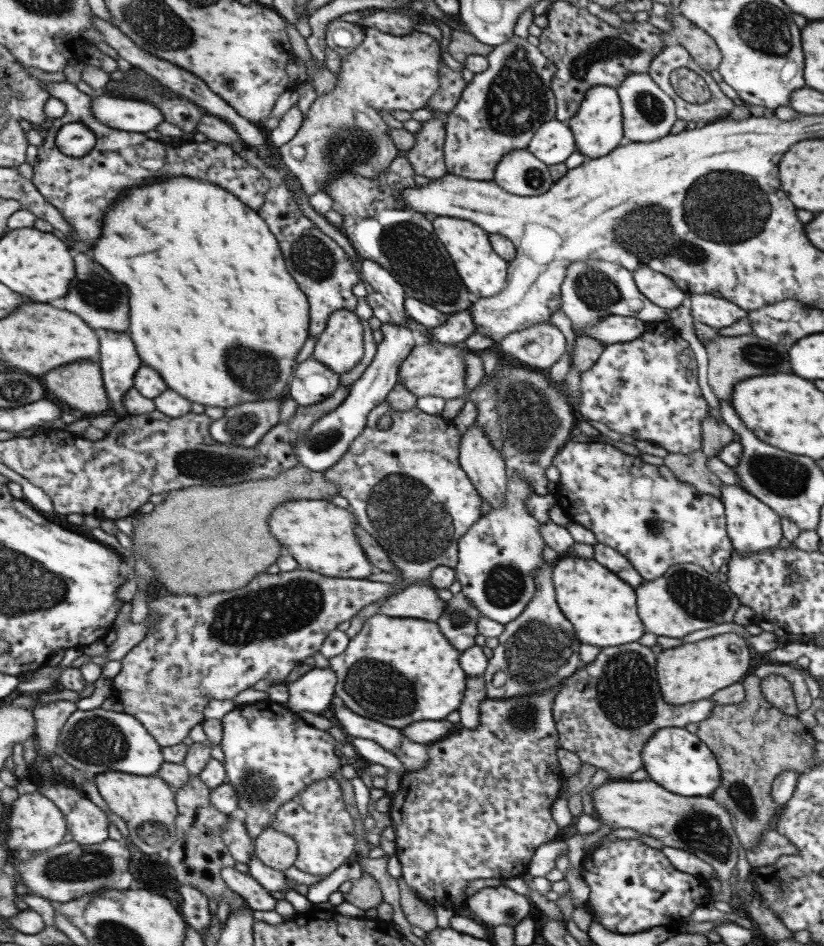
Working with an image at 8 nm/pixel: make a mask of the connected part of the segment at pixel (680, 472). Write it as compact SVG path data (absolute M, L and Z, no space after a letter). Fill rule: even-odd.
M700 448L690 454L668 453L663 458L663 465L677 477L677 480L689 483L700 493L720 498L720 486L723 482L709 472L707 457Z

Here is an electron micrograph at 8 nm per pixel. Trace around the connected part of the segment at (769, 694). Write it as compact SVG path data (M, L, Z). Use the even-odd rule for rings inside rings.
M770 674L760 679L762 697L777 710L789 716L797 716L798 710L790 682L780 674Z

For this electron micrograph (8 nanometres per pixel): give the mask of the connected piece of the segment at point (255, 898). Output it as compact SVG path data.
M223 868L221 879L233 892L241 896L253 911L274 910L278 896L269 894L247 874L241 874L234 868Z

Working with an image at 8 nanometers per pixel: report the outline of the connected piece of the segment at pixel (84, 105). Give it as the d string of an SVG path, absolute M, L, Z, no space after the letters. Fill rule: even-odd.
M67 81L48 82L44 84L48 94L65 105L61 118L53 120L46 130L43 141L36 146L36 157L32 164L33 186L39 194L52 204L70 226L73 234L73 248L77 252L87 250L101 232L101 216L114 202L117 195L129 191L131 187L146 183L149 179L167 178L167 176L189 176L223 187L227 192L246 204L255 212L263 202L264 194L271 188L269 181L261 171L237 156L228 144L205 139L203 142L179 139L151 139L138 132L125 132L109 128L99 123L91 115L92 95L77 90ZM69 122L84 123L95 135L93 148L83 156L73 158L65 156L54 143L60 126Z

